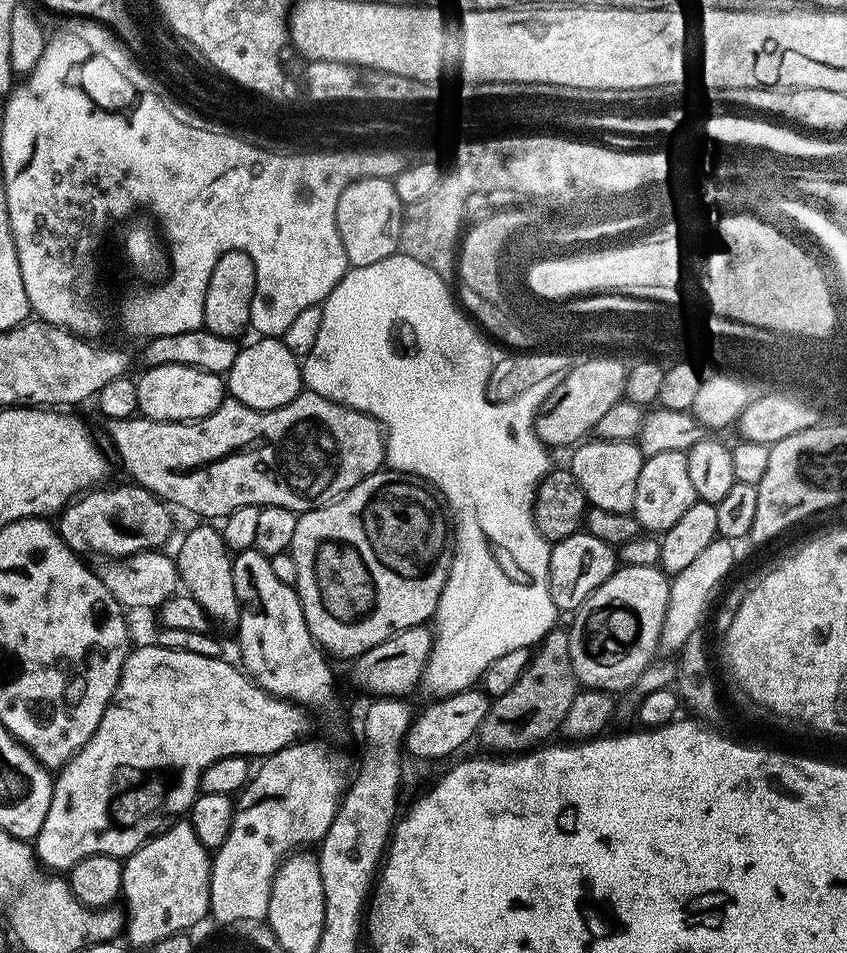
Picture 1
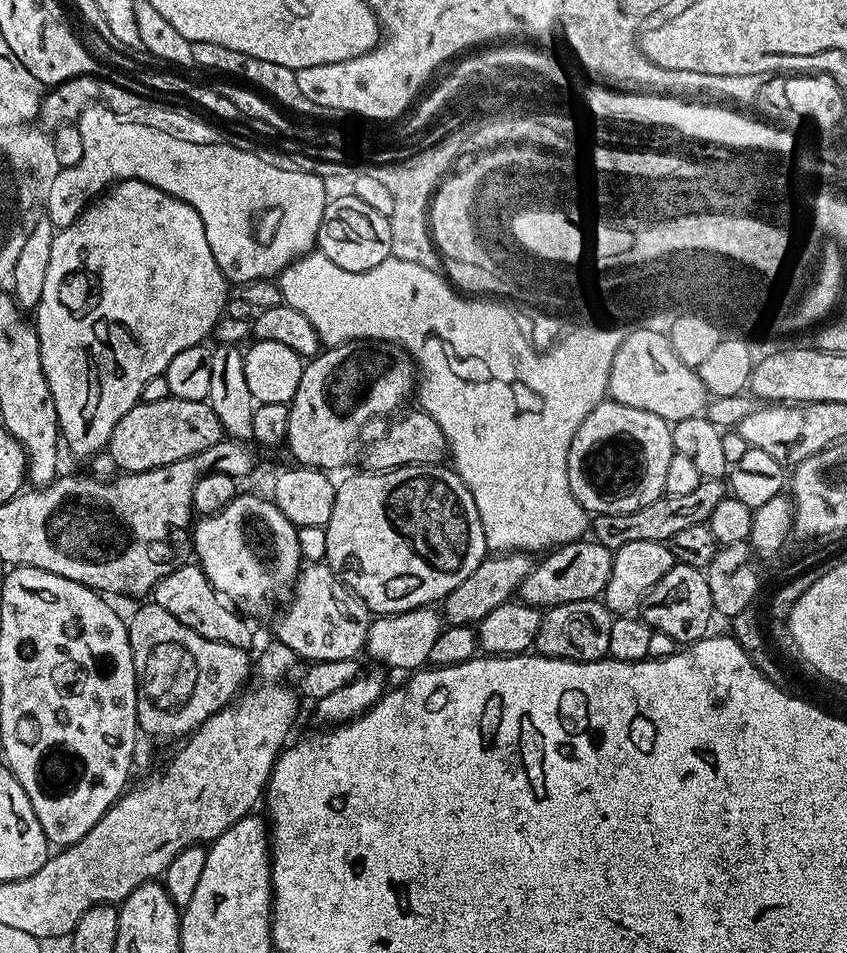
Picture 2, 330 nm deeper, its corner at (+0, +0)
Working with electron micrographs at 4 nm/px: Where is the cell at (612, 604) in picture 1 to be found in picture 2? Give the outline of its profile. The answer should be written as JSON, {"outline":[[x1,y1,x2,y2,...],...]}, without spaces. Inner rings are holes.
{"outline":[[679,562,670,570,670,574,666,574,666,578,662,578,662,582,649,590,642,605,642,619,653,630,670,634,670,638,674,638,680,646,703,640,709,635,708,623,712,618,714,619,713,604,705,573,699,568]]}

